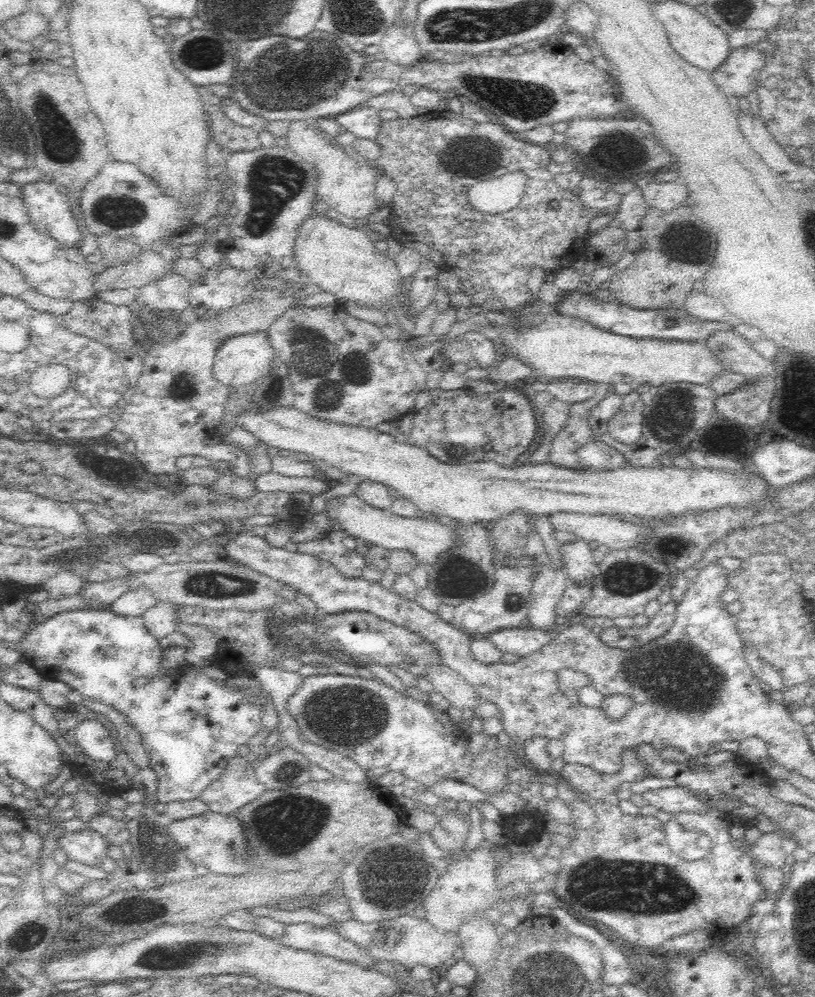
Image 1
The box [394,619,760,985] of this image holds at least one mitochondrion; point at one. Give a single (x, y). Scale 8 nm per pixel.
(611, 886)

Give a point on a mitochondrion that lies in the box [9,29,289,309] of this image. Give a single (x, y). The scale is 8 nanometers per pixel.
(65, 146)

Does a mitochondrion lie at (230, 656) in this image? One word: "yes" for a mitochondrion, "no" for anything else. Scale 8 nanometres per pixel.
no

